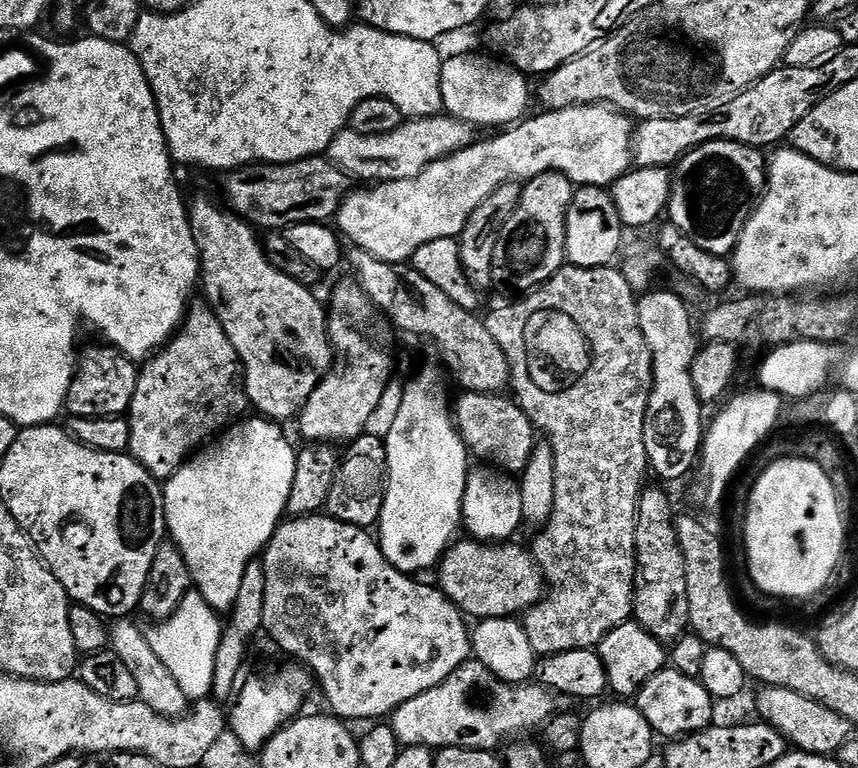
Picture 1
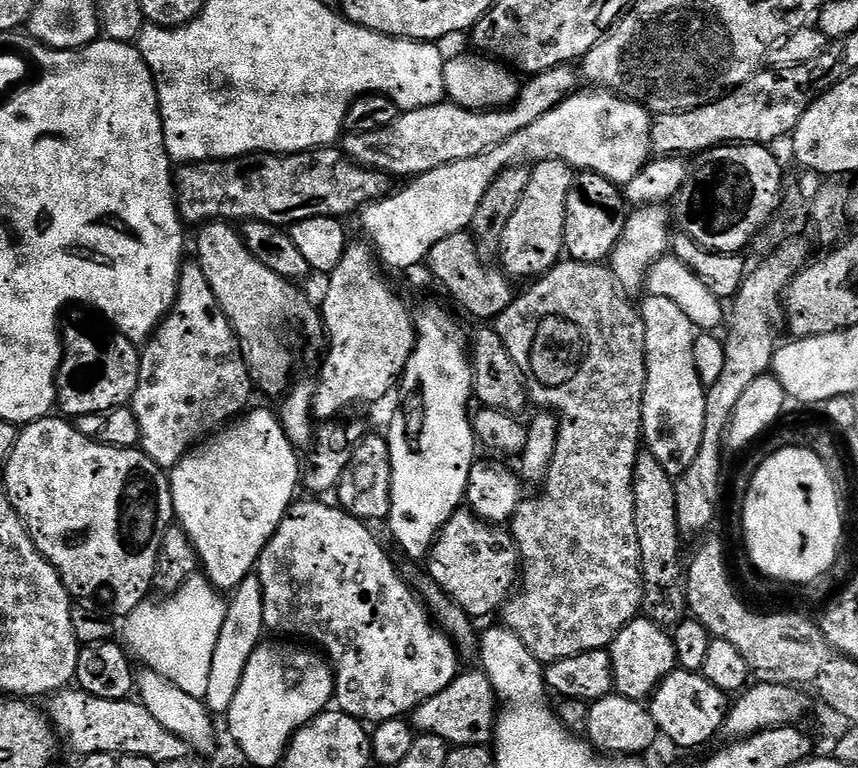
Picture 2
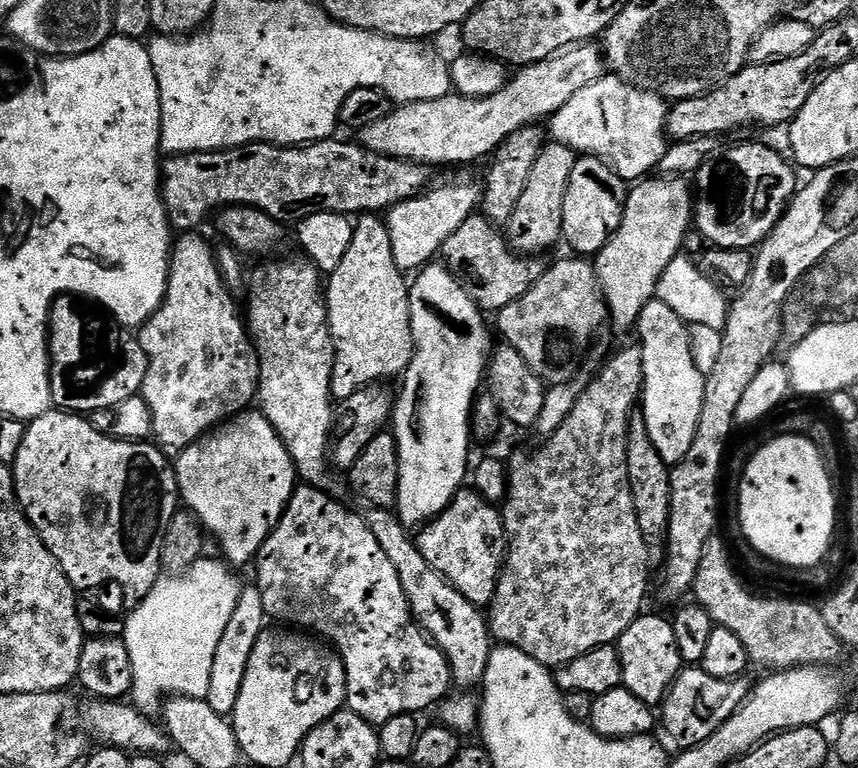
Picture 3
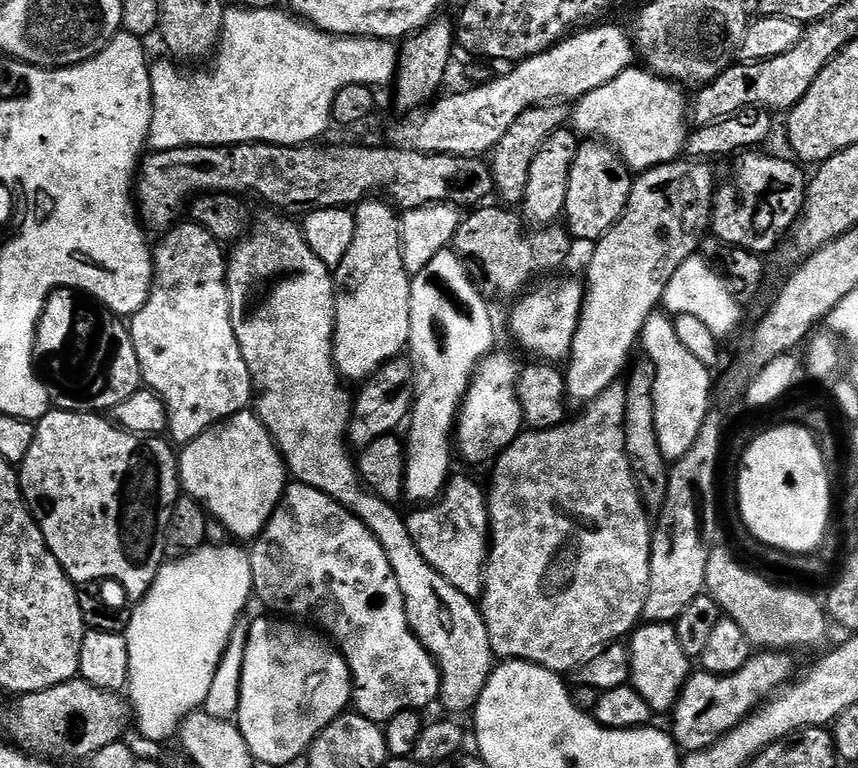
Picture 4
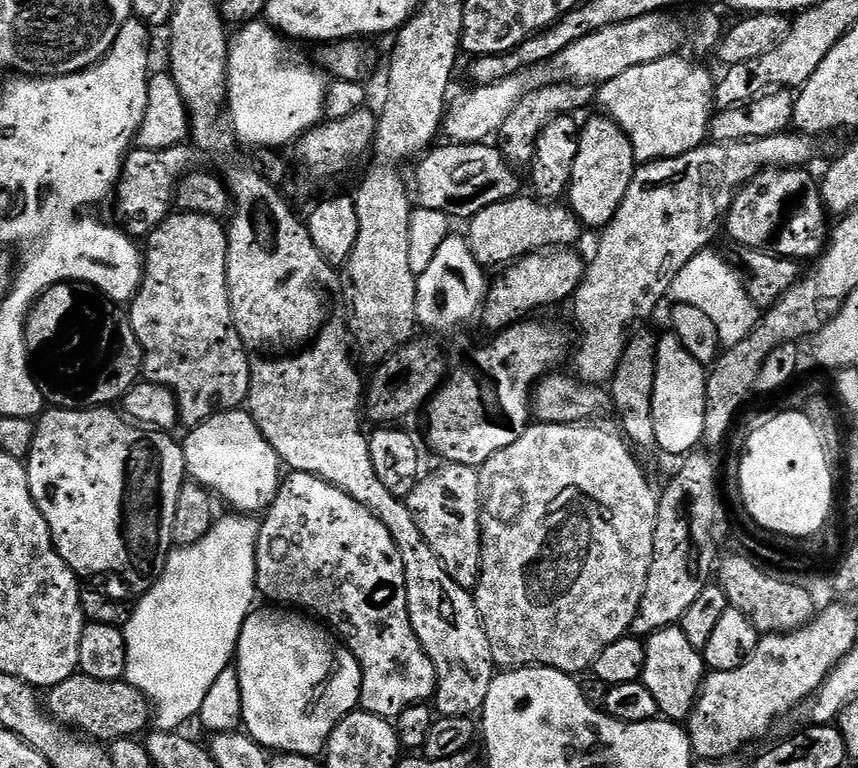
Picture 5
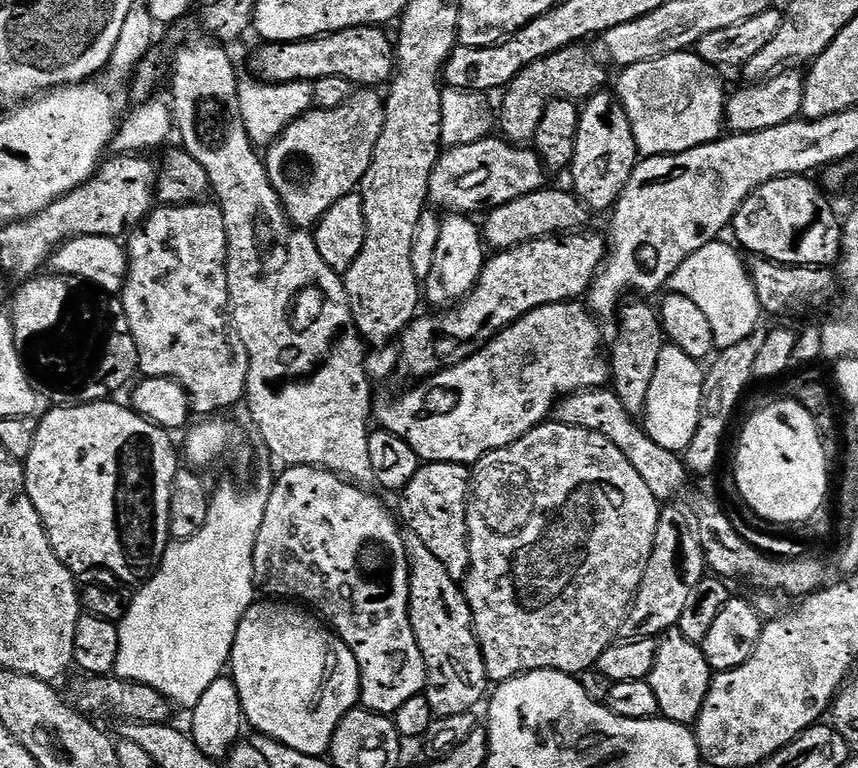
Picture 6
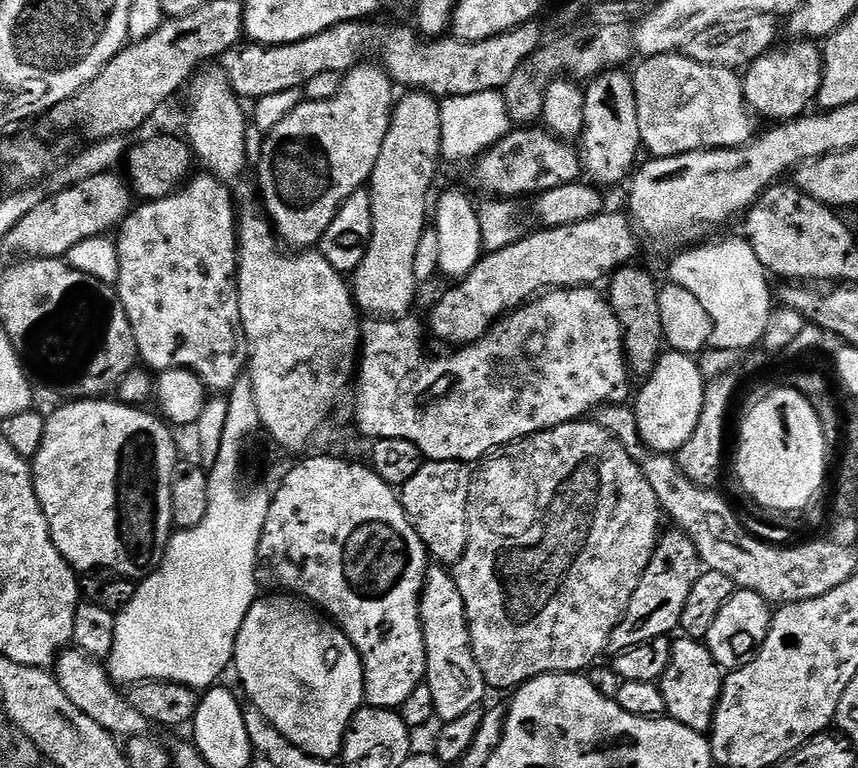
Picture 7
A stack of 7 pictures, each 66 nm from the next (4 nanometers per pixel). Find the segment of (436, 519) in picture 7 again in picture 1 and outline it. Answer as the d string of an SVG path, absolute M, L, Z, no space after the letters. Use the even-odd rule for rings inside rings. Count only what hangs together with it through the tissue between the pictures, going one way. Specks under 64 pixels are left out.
M457 539L438 565L438 587L451 604L473 621L519 617L546 595L544 575L527 547L516 542L483 543Z

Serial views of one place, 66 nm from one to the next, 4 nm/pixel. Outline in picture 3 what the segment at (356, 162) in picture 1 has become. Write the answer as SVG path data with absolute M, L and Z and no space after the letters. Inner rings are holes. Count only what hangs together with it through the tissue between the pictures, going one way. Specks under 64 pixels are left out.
M585 42L563 52L519 69L520 72L507 81L504 88L489 96L468 97L449 94L430 102L401 104L386 118L373 122L371 126L359 129L358 143L362 148L377 152L379 156L393 156L399 160L412 160L415 164L472 164L475 160L491 157L501 144L520 128L527 128L537 122L547 121L555 112L562 110L582 86L590 86L606 72L606 60L601 49L595 43Z

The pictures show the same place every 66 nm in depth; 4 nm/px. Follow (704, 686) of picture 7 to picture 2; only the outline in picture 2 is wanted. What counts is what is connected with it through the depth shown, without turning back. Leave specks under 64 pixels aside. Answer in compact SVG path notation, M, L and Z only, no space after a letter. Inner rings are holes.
M631 620L608 645L608 657L612 663L615 695L641 702L647 701L669 674L677 671L676 651L671 635L654 620Z

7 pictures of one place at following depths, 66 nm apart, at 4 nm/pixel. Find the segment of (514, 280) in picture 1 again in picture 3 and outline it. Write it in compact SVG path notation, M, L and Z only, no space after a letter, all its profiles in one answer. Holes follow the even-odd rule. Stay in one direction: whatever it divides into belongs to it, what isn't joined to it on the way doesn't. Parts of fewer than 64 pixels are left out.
M555 142L545 143L538 158L534 158L526 190L522 190L522 198L518 198L518 206L514 206L514 214L510 214L506 225L506 239L513 252L532 258L561 243L562 206L566 206L566 186L570 186L570 174L574 174L577 159L573 148Z

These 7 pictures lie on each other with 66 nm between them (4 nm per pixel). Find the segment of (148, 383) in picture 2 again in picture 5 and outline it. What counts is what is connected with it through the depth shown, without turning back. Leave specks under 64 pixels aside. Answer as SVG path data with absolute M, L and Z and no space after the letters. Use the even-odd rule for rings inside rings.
M176 210L148 235L146 244L148 249L145 247L142 252L144 276L127 309L128 321L144 351L142 376L149 384L169 388L176 395L176 405L180 408L179 423L188 424L189 429L197 428L215 412L239 409L247 401L250 386L252 366L248 362L248 349L232 321L226 270L228 233L221 221Z

